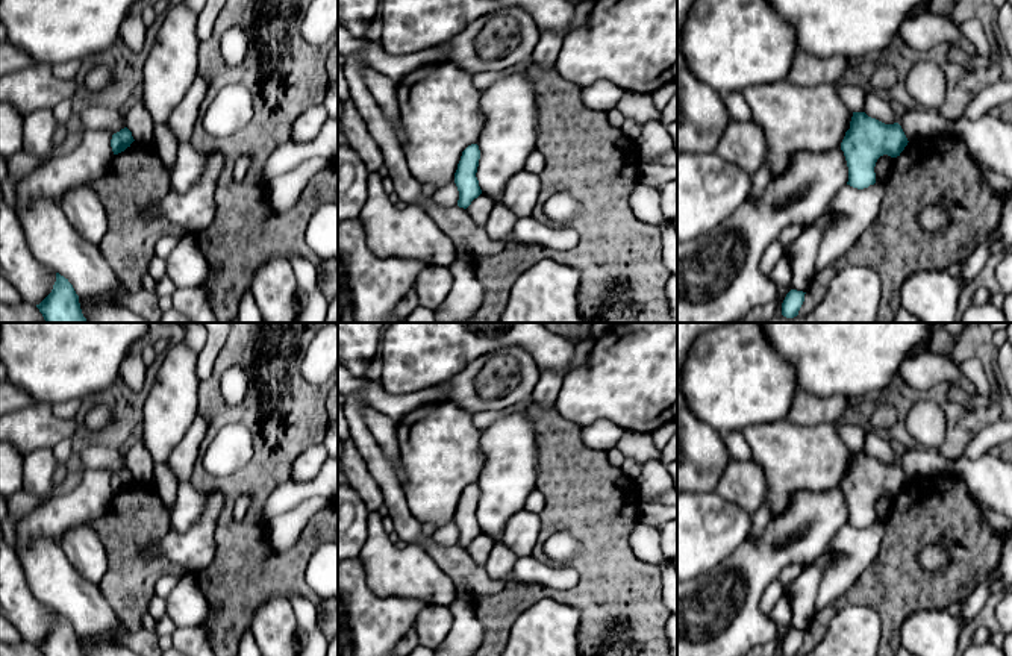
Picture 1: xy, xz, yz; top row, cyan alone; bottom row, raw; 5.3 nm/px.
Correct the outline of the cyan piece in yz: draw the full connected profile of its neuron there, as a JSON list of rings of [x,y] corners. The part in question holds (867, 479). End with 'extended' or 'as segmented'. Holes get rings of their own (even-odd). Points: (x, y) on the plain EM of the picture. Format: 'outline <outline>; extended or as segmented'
outline [[[853,451],[850,468],[841,482],[847,506],[847,524],[864,529],[876,523],[874,506],[880,495],[900,495],[907,477],[898,462],[885,464],[865,451]]]; as segmented

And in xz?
outline [[[471,483],[462,491],[458,509],[454,512],[454,523],[459,530],[459,547],[467,548],[471,541],[482,533],[479,520],[476,517],[479,498],[480,489],[477,483]]]; as segmented

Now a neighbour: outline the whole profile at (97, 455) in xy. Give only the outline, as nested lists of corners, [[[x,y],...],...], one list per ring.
[[[92,445],[77,453],[79,461],[85,470],[106,468],[112,474],[126,467],[126,461],[118,450],[108,448],[105,445]]]

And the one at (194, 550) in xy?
[[[217,491],[203,494],[206,506],[201,518],[188,532],[170,527],[164,538],[141,550],[144,559],[165,558],[194,574],[200,574],[211,565],[217,553],[215,529],[224,497]]]

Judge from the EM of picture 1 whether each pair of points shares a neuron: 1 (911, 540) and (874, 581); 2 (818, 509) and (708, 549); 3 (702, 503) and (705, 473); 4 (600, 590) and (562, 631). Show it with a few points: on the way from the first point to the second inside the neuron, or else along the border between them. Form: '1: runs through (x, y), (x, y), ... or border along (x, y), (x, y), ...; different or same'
1: runs through (900, 550), (885, 570); same
2: border along (749, 537), (721, 559); different
3: border along (714, 490), (693, 493); different
4: border along (546, 599), (568, 603), (579, 612), (579, 640); different

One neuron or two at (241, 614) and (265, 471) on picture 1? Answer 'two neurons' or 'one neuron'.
one neuron

